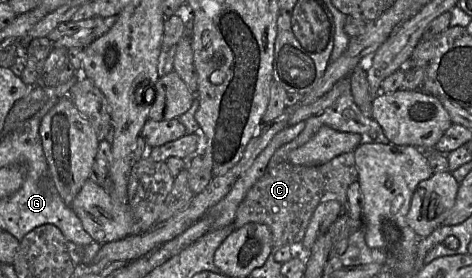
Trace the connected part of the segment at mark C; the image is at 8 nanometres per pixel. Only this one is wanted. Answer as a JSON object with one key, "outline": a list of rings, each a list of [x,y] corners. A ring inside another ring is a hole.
{"outline":[[[353,151],[340,154],[317,166],[281,162],[266,170],[249,189],[238,206],[234,220],[235,229],[248,223],[265,224],[272,233],[274,249],[284,245],[299,247],[318,204],[326,199],[336,199],[342,205],[342,212],[346,212],[347,189],[355,181],[358,181],[358,170]]]}

